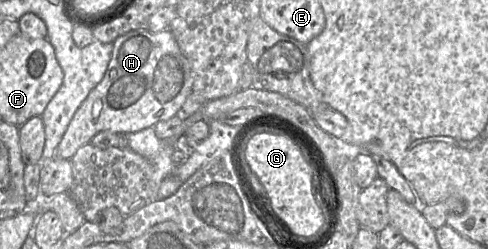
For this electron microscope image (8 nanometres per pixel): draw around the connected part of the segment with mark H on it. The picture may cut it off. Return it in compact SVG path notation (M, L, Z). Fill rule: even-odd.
M139 29L121 35L113 42L111 59L102 80L90 91L75 112L57 147L56 156L70 159L81 146L90 143L92 138L103 130L129 134L167 121L180 114L181 107L191 93L190 63L169 29L160 32Z

